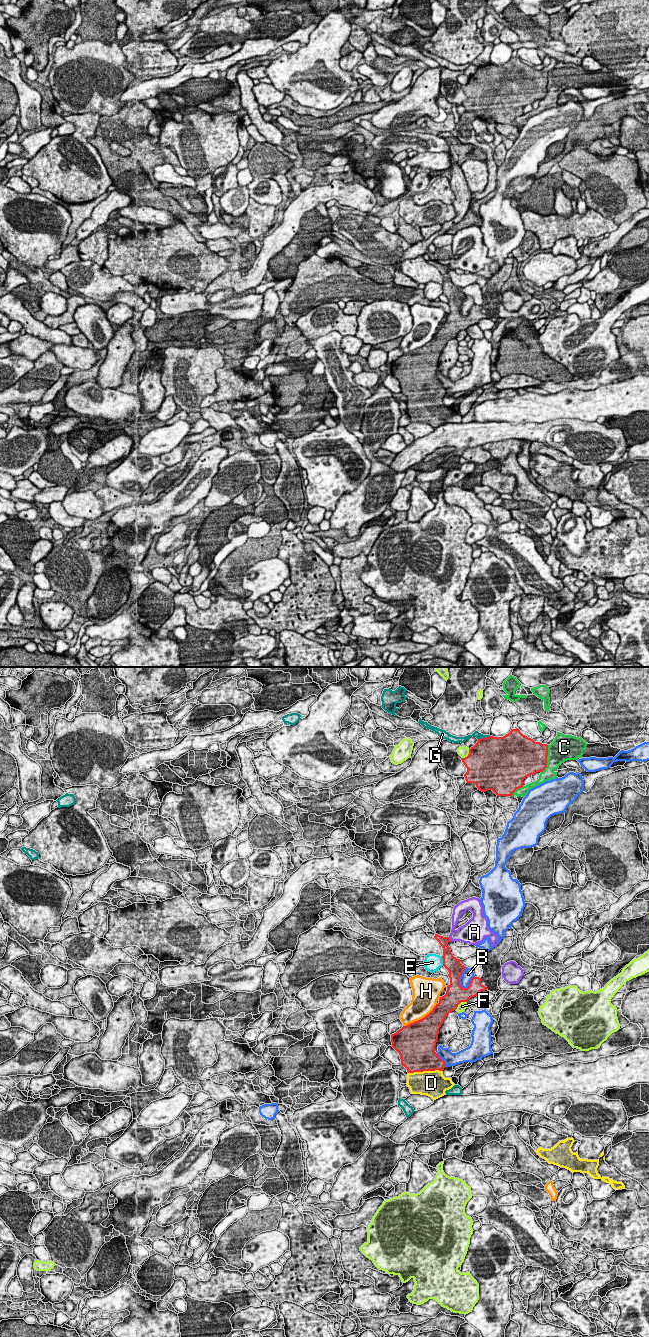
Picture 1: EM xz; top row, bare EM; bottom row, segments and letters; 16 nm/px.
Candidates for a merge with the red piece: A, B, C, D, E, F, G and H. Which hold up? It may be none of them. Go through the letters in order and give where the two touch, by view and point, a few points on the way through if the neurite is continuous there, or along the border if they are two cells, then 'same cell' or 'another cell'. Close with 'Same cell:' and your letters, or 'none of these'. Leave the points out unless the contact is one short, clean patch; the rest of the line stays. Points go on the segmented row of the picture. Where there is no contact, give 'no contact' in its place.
A: xz (449, 939) | another cell
B: xz (459, 977) | another cell
C: xz (546, 759) | another cell
D: xz (424, 1070) | same cell
E: xz (443, 961) | another cell
F: xz (460, 1002) | another cell
G: xz (483, 738) | another cell
H: xz (420, 1019) | another cell
Same cell: D

